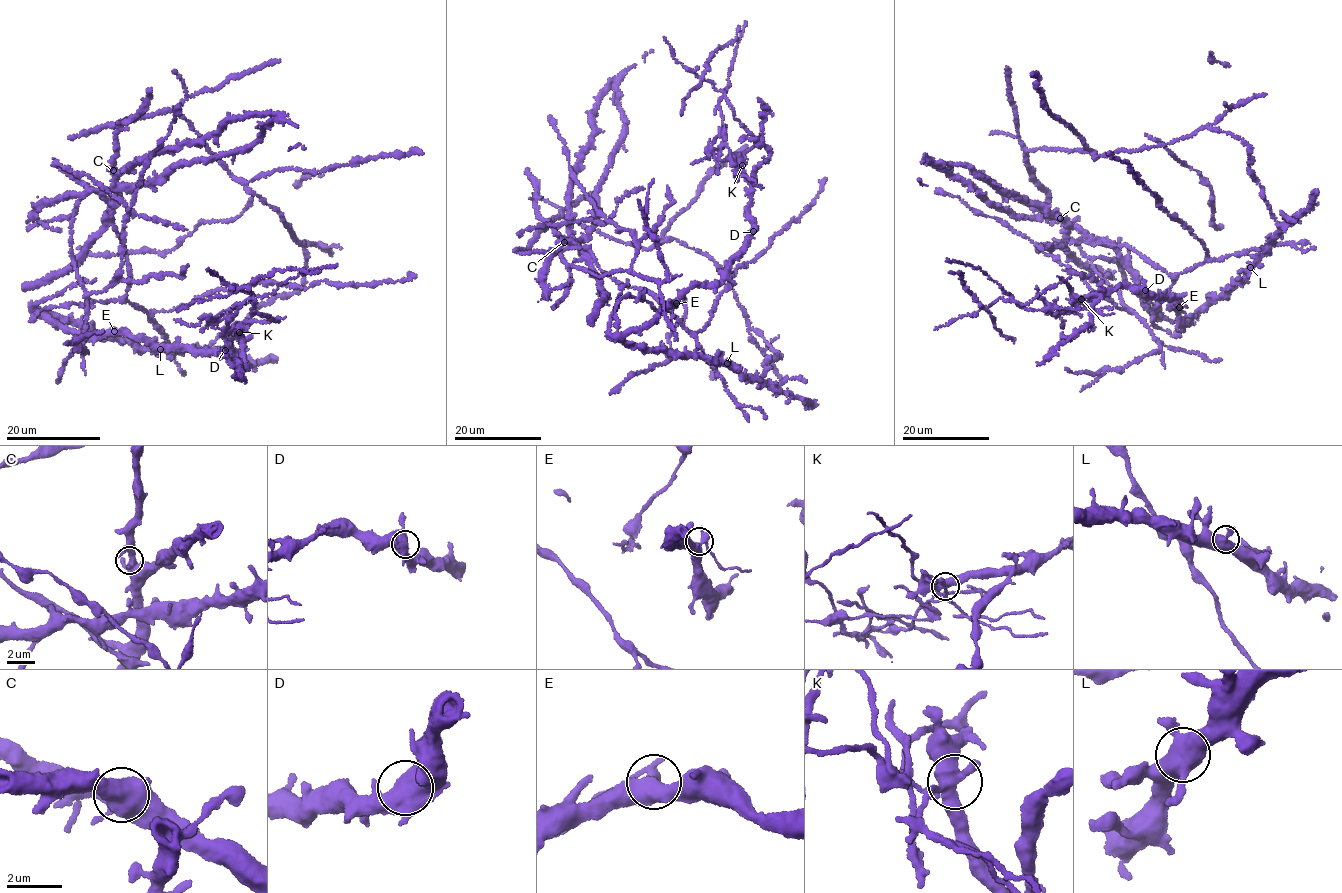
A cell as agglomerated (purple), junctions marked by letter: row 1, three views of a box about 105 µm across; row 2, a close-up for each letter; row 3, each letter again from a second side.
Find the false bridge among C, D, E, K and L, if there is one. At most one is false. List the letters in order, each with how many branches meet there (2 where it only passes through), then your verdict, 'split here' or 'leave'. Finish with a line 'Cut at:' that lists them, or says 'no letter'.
C: 4 branches meet; leave
D: 4 branches meet; leave
E: 4 branches meet; leave
K: 4 branches meet; split here
L: 4 branches meet; leave
Cut at: K

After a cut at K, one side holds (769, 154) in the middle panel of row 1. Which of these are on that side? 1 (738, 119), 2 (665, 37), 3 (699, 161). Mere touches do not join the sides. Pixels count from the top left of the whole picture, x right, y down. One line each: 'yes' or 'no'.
1: no
2: no
3: no

